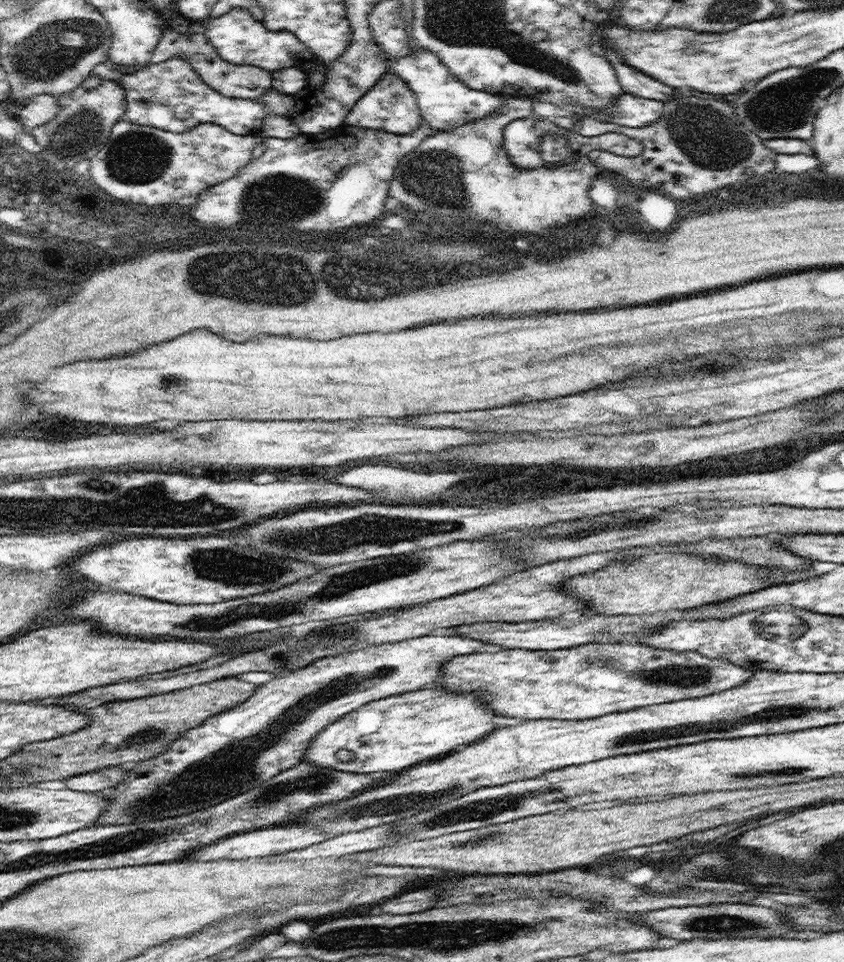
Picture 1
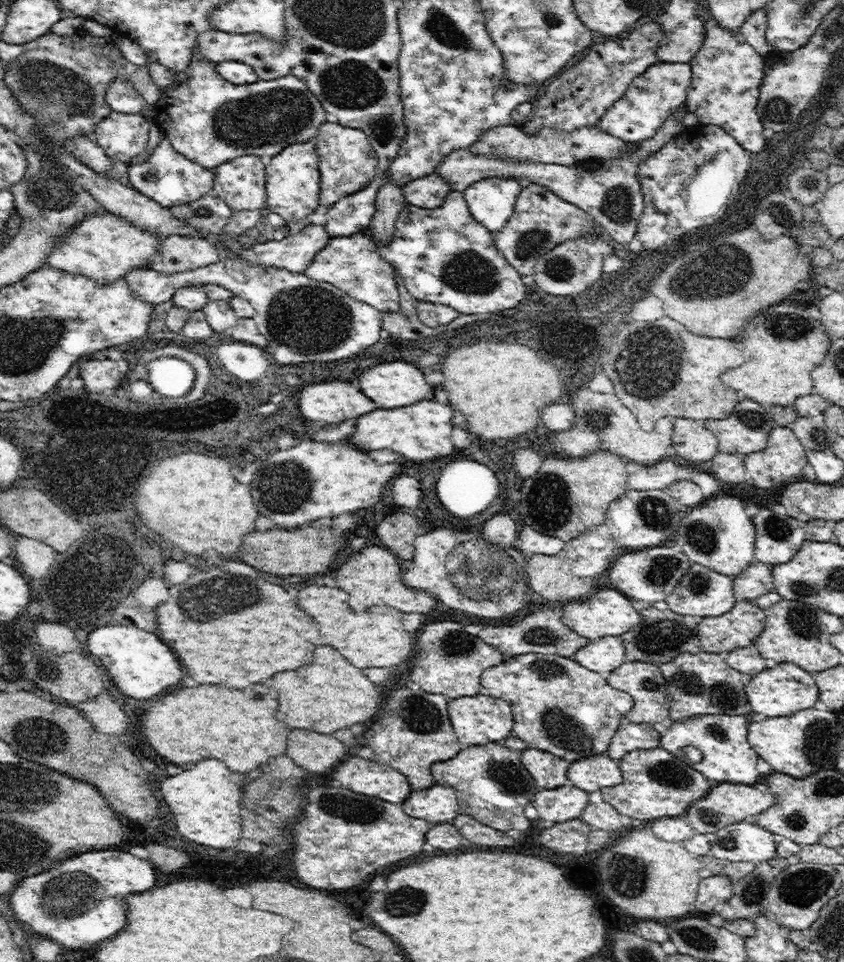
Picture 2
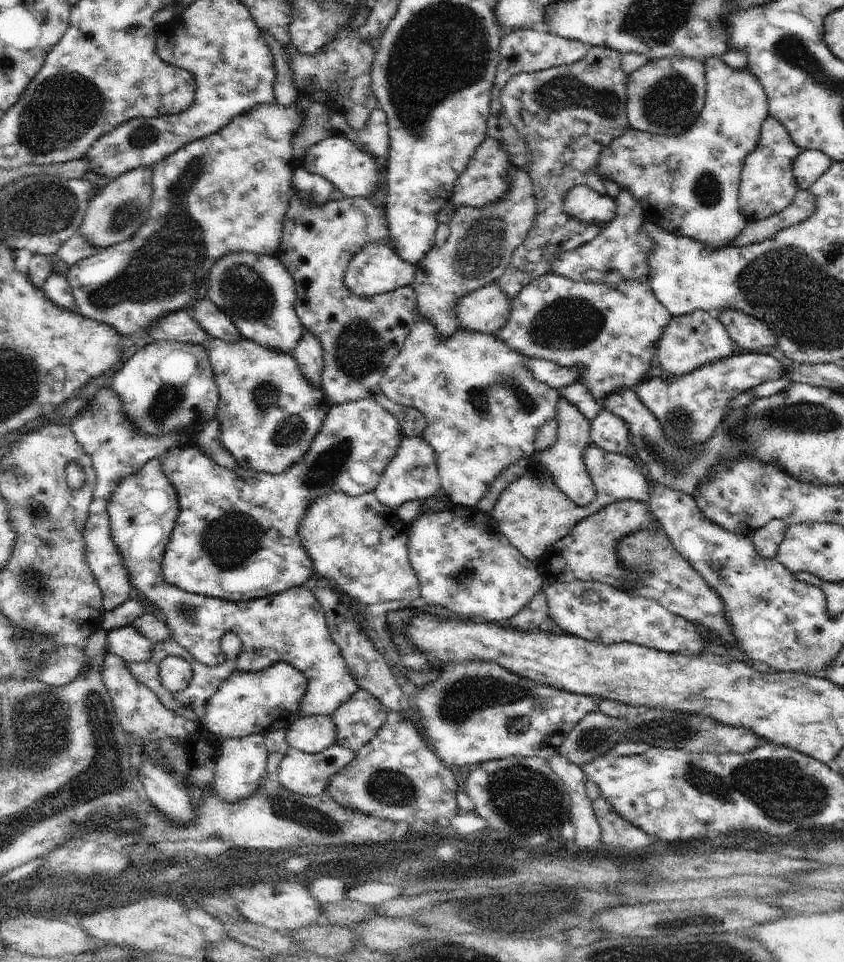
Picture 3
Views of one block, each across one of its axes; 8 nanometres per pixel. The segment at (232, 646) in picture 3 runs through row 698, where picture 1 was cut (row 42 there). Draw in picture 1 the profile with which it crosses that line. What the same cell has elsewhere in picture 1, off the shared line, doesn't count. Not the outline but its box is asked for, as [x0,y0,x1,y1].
[149,14,274,100]

